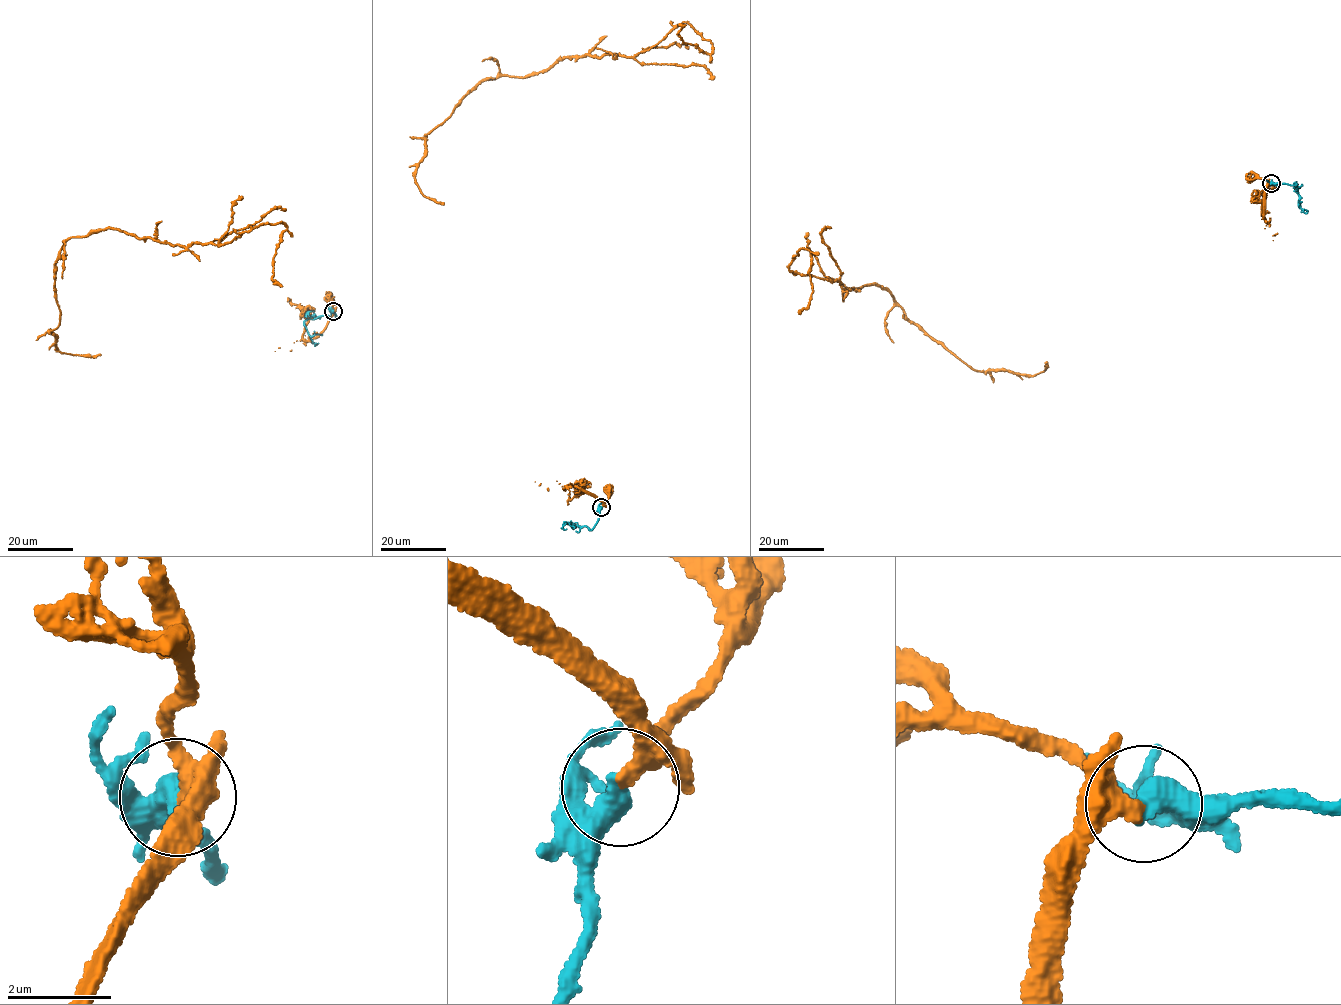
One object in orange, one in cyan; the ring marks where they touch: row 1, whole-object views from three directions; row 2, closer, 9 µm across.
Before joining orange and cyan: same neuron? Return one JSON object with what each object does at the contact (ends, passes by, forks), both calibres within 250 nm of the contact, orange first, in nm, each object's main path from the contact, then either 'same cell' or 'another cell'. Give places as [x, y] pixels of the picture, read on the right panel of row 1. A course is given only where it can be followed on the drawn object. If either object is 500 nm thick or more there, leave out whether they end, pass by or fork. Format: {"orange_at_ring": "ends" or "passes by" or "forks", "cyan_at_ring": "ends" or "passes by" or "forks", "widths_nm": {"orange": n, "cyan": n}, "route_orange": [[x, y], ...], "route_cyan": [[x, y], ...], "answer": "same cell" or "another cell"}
{"widths_nm": {"orange": 240, "cyan": 500}, "route_orange": [[1271, 183], [1265, 228], [1034, 375], [972, 369], [880, 286], [788, 269], [805, 248], [798, 313]], "route_cyan": [[1271, 183], [1296, 185], [1300, 207], [1307, 211], [1301, 211]], "answer": "same cell"}

